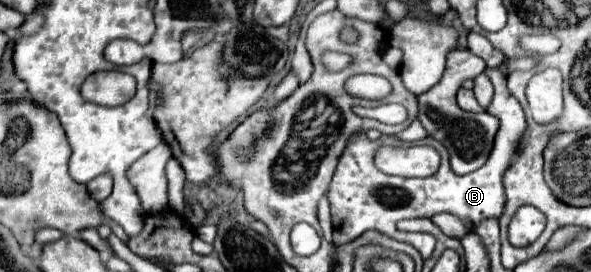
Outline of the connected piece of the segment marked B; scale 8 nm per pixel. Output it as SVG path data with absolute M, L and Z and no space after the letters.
M487 68L485 74L489 76L495 94L491 104L487 106L487 112L499 118L499 130L501 140L495 140L495 148L491 150L489 160L479 170L457 176L449 168L449 154L447 150L435 142L433 138L423 138L421 144L433 146L441 154L441 168L431 178L401 178L401 176L389 176L383 174L373 158L379 146L389 146L391 136L383 136L377 142L371 142L367 136L359 136L351 140L339 158L337 170L333 174L333 180L327 190L327 198L331 204L331 218L333 218L333 238L335 244L345 244L361 236L365 230L379 230L395 240L401 240L401 232L395 230L397 220L401 218L433 218L439 212L451 212L455 214L471 232L487 220L487 218L499 218L501 216L506 195L503 186L503 174L511 166L511 160L515 158L521 138L525 134L525 114L517 102L517 98L509 92L505 76L499 68Z

